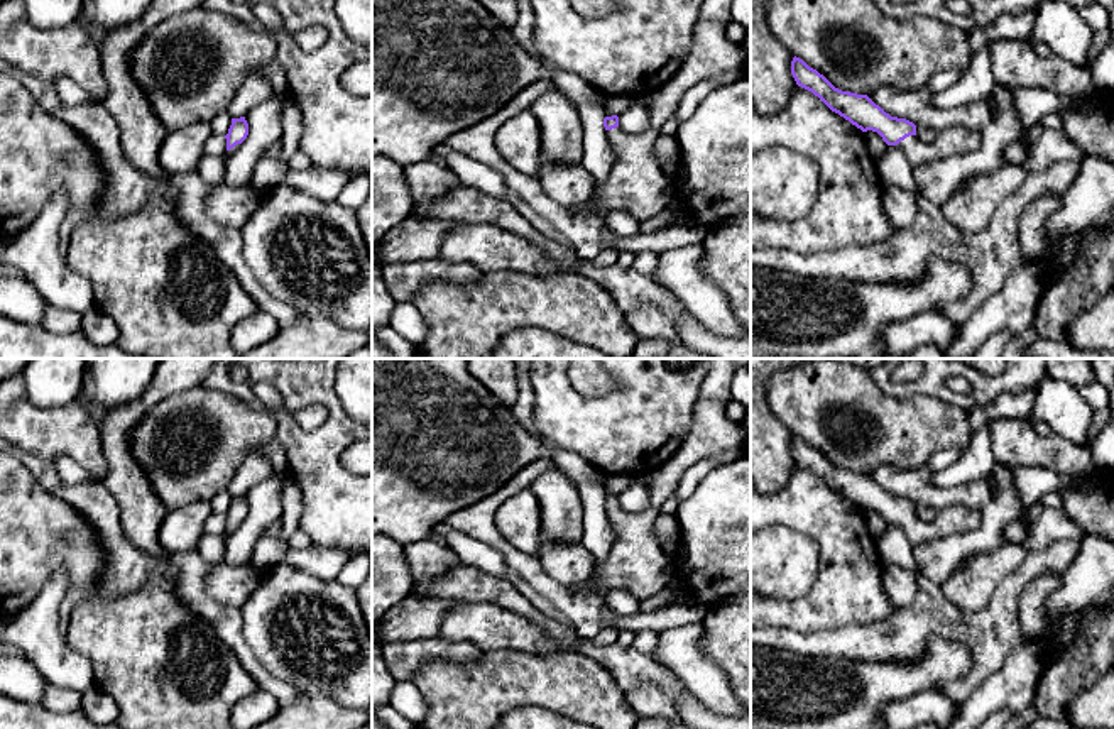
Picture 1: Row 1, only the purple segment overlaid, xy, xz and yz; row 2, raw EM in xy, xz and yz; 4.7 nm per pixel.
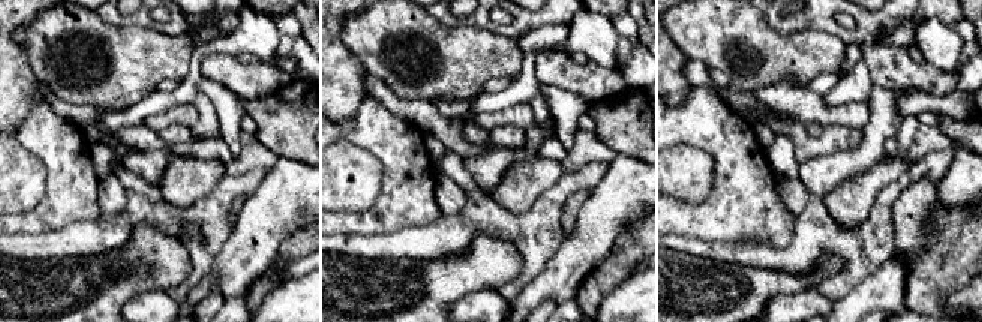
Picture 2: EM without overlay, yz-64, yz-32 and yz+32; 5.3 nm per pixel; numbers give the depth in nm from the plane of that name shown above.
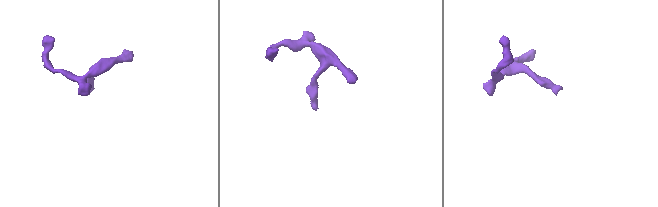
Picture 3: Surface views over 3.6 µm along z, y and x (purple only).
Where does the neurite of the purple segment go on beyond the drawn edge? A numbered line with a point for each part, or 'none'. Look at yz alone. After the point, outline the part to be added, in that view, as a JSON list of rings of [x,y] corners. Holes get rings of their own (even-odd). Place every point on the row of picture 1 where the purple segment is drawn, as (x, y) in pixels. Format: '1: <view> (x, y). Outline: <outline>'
1: yz (950, 141). Outline: [[[948,127],[937,132],[931,144],[921,142],[918,135],[909,135],[898,144],[909,167],[931,162],[935,159],[948,157],[953,154],[965,154],[975,151],[980,142],[980,132],[965,127]]]

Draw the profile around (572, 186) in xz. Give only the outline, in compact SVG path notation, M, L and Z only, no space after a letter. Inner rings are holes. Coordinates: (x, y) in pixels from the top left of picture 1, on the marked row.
M541 164L539 183L553 201L571 211L585 211L597 183L580 164Z

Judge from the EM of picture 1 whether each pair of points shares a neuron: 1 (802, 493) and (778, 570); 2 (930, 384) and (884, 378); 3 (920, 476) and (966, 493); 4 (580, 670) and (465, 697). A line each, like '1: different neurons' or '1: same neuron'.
1: different neurons
2: same neuron
3: same neuron
4: same neuron

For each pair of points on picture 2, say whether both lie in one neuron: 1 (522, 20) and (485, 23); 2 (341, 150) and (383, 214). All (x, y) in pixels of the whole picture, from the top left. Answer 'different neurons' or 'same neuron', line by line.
1: same neuron
2: different neurons

